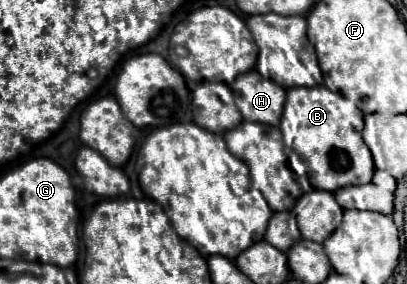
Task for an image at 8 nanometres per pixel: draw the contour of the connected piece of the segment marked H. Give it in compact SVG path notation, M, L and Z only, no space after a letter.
M250 70L238 76L230 88L244 120L270 126L280 124L282 108L286 102L286 90L280 84L262 78L256 70Z

